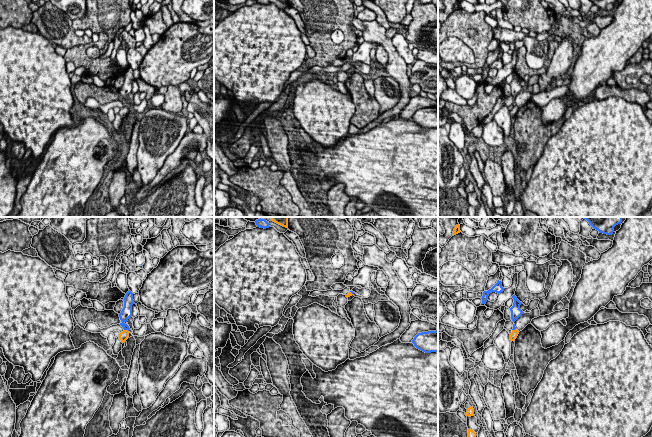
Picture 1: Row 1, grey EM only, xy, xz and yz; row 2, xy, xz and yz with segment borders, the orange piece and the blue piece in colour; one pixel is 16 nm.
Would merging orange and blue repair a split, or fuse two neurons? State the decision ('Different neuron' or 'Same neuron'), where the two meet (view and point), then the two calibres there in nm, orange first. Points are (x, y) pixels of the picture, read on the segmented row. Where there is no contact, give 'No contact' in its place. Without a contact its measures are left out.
Different neuron. Touches orange at xy (126, 330). Thickness 140 nm (orange) against 160 nm

